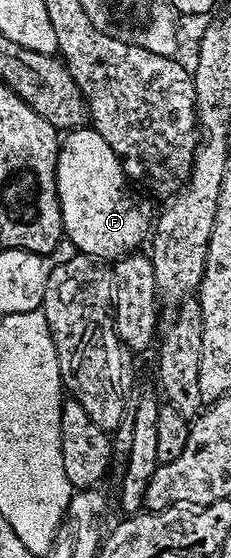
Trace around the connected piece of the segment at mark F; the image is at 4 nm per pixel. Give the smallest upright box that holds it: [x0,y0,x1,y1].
[56,128,150,256]

